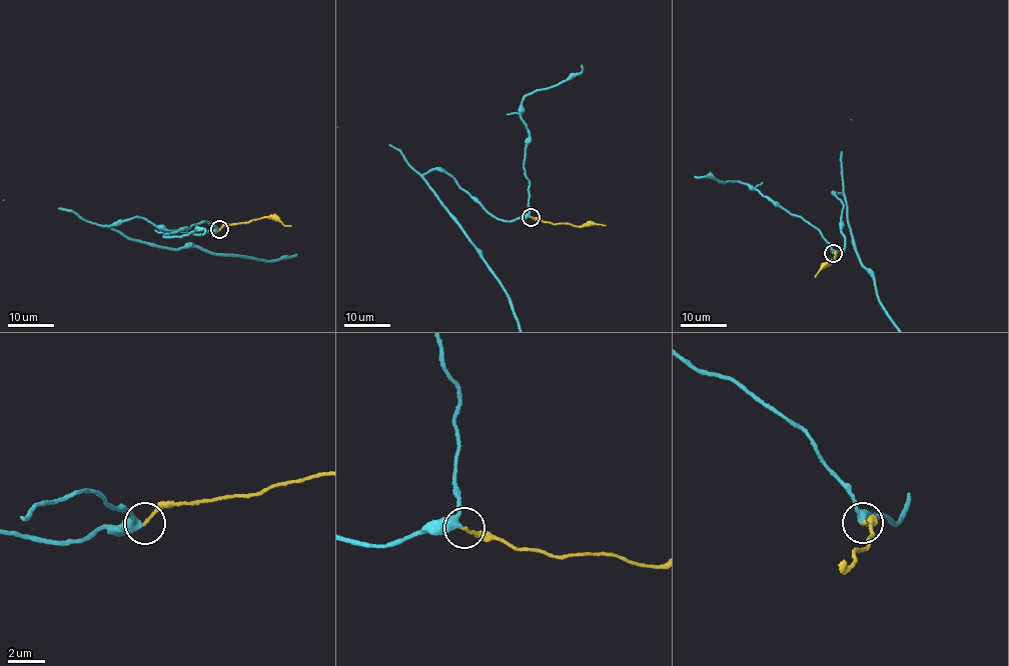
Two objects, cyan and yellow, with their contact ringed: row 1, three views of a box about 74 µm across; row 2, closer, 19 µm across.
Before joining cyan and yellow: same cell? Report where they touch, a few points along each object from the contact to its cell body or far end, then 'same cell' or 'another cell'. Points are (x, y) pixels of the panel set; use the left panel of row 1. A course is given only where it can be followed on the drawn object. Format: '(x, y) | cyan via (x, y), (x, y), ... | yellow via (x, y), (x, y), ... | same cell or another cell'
(219, 229) | cyan via (218, 230), (190, 233), (143, 218), (104, 226), (162, 248), (268, 261) | yellow via (220, 230), (224, 225), (264, 217), (277, 218), (284, 226), (291, 225) | same cell

